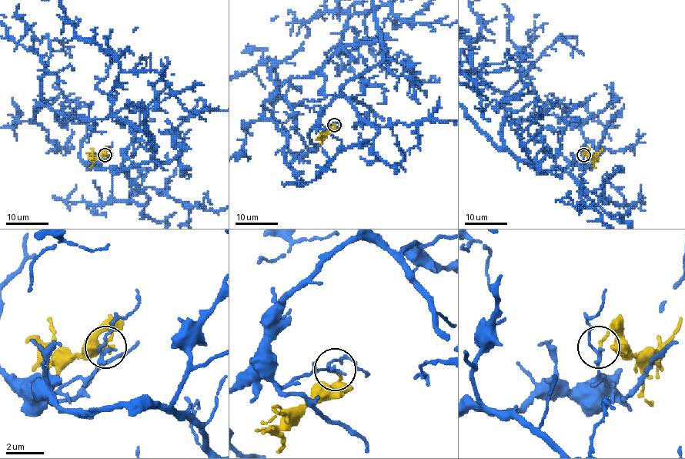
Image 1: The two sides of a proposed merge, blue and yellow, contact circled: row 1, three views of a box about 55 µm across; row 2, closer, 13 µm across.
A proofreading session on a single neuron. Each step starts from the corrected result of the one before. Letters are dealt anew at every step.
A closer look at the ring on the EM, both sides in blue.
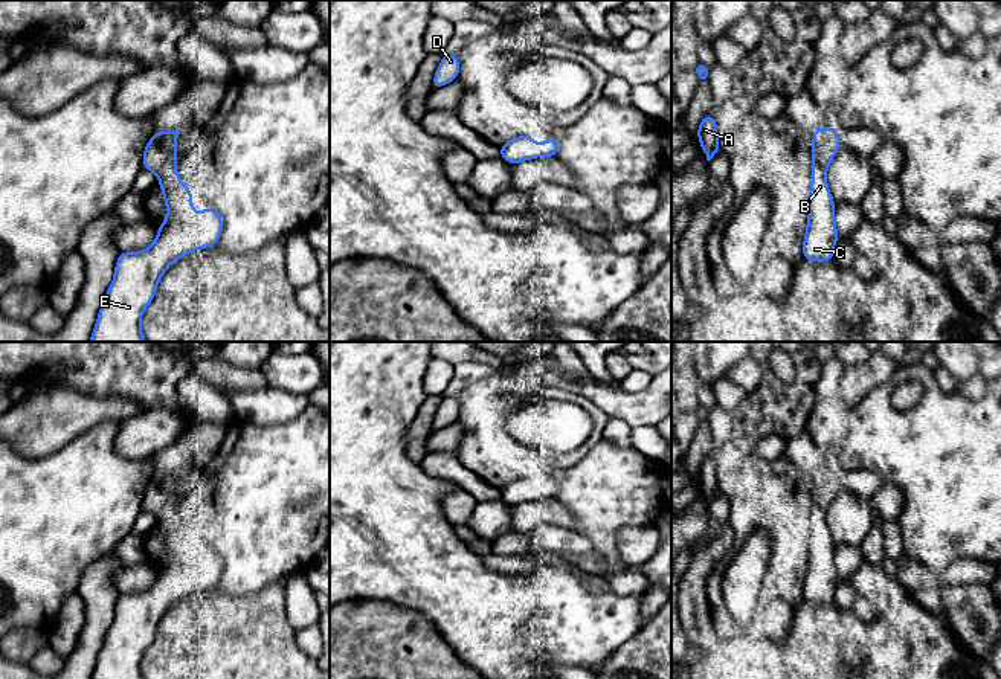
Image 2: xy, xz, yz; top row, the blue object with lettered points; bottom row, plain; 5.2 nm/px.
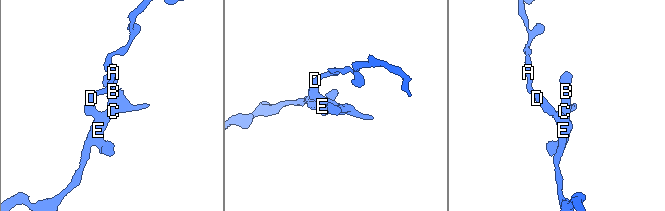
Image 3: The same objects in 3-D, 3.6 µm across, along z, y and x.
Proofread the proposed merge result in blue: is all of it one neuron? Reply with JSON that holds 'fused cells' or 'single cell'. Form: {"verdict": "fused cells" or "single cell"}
{"verdict": "single cell"}

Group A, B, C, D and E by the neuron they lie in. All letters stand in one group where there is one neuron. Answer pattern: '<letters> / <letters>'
A B C D E

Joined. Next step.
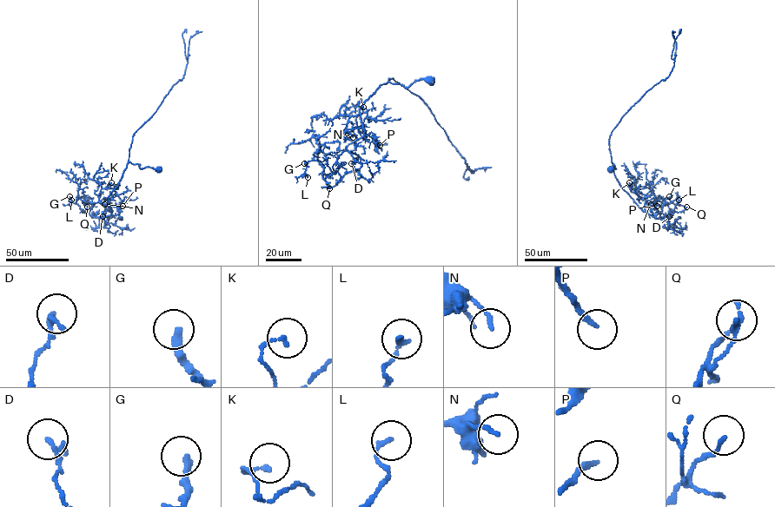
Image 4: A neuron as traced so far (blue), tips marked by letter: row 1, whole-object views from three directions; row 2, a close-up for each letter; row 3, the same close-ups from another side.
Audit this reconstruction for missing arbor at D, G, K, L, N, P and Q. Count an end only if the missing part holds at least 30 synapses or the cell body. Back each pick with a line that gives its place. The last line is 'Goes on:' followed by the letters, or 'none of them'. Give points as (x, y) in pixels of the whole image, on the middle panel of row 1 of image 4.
G: at (304, 163)
Goes on: G

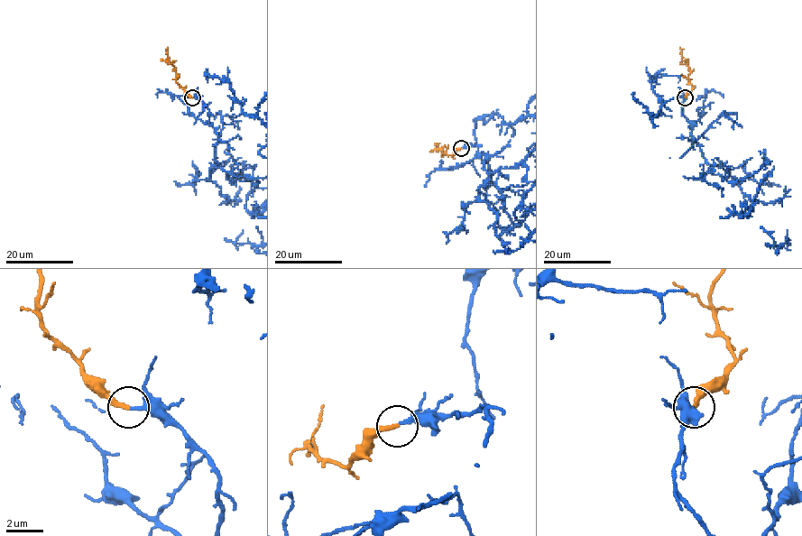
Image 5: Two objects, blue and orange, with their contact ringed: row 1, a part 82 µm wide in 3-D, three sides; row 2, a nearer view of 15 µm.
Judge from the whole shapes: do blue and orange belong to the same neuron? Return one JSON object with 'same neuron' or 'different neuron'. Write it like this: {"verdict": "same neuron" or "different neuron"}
{"verdict": "same neuron"}

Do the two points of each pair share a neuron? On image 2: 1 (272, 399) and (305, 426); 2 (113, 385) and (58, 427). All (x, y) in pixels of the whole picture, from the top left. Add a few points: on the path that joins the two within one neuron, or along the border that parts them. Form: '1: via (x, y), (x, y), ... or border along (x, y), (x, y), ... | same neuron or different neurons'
1: border along (310, 405), (286, 421), (260, 424) | different neurons
2: border along (66, 383), (84, 394), (116, 395), (135, 405) | different neurons

